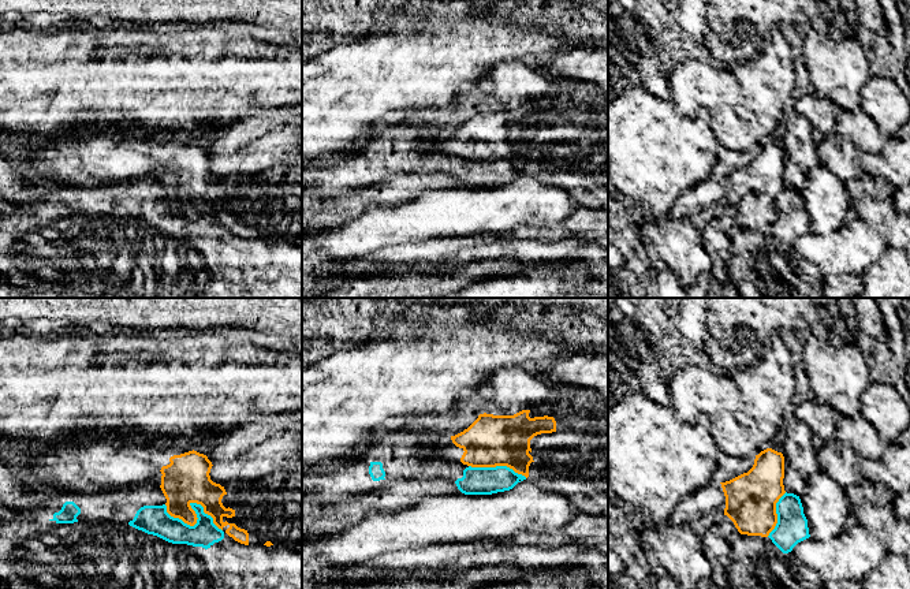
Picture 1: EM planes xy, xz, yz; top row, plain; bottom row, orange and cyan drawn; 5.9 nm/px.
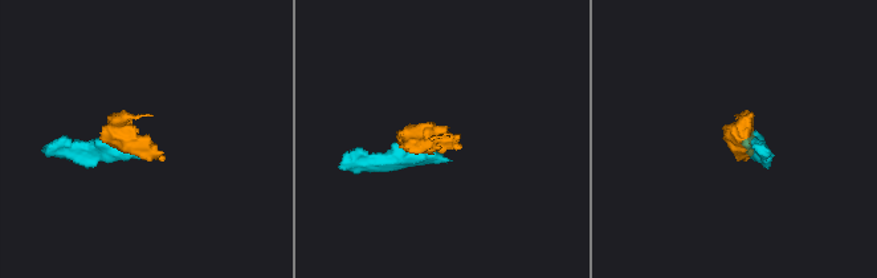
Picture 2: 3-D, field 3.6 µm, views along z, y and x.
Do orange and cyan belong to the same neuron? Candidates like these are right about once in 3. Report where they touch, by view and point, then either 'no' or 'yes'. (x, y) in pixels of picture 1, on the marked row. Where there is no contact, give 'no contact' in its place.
meets orange in xy at (194, 513); no

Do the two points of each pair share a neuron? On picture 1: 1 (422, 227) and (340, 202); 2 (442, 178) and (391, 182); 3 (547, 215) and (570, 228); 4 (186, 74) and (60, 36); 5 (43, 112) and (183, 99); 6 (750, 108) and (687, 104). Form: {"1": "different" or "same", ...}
{"1": "different", "2": "same", "3": "different", "4": "same", "5": "same", "6": "same"}

